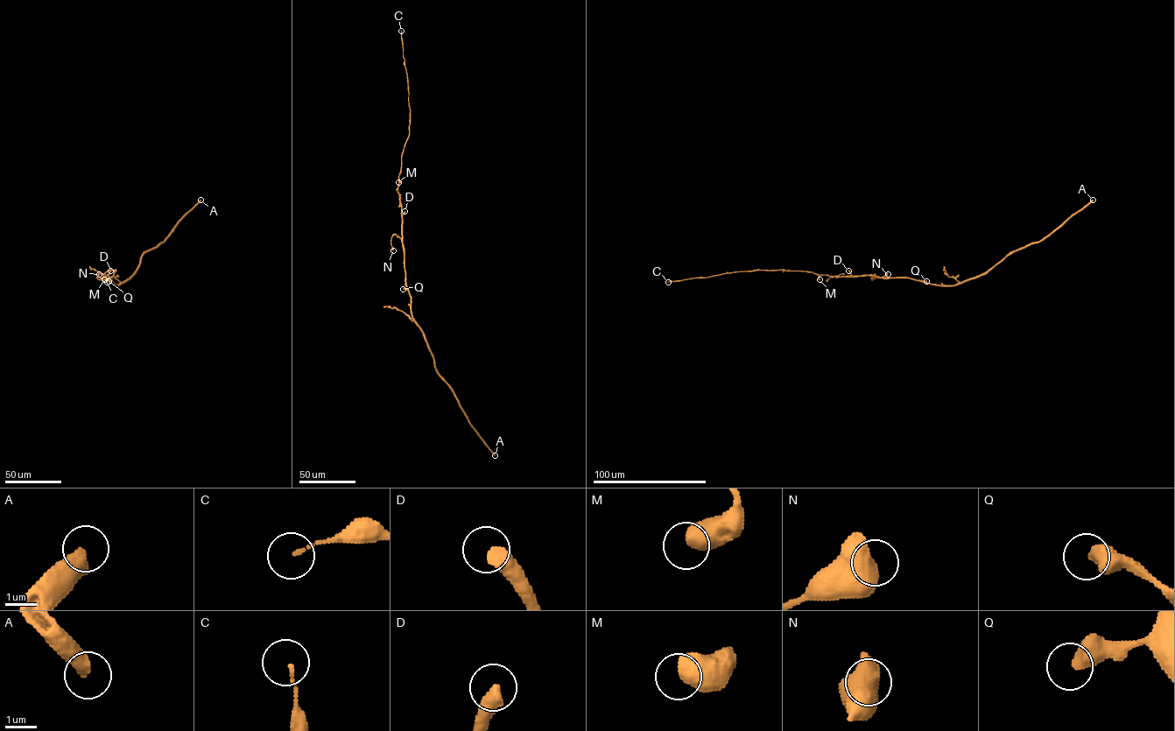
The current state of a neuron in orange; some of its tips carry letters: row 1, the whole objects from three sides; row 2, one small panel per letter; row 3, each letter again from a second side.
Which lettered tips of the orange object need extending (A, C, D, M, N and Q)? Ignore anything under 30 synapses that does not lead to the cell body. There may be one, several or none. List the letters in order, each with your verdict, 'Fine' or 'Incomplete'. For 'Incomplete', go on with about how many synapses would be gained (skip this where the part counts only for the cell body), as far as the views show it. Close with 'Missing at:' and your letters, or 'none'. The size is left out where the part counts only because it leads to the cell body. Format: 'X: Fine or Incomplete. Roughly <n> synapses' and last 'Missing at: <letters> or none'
A: Fine
C: Fine
D: Incomplete. Roughly 60 synapses
M: Fine
N: Fine
Q: Fine
Missing at: D

